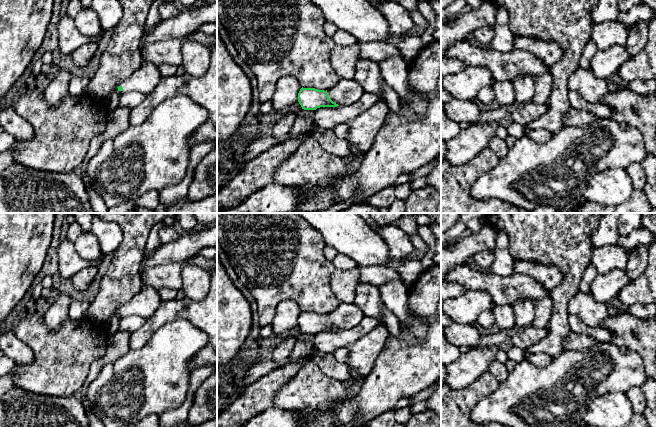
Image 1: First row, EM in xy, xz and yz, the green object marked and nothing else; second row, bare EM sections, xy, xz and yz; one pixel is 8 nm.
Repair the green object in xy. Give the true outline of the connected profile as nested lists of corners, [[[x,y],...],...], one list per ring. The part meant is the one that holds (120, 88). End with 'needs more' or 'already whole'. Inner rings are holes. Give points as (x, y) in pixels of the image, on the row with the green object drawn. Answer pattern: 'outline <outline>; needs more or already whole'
outline [[[143,62],[141,67],[118,87],[118,91],[137,91],[147,95],[155,89],[161,78],[158,66]]]; needs more

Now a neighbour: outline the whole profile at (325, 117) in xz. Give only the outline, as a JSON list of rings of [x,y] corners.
[[[364,92],[359,100],[337,107],[320,107],[315,110],[314,122],[317,127],[334,129],[338,124],[348,124],[358,116],[368,111],[379,98]]]

